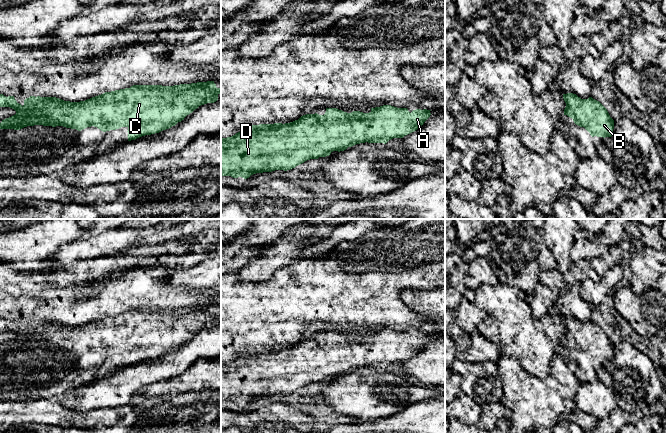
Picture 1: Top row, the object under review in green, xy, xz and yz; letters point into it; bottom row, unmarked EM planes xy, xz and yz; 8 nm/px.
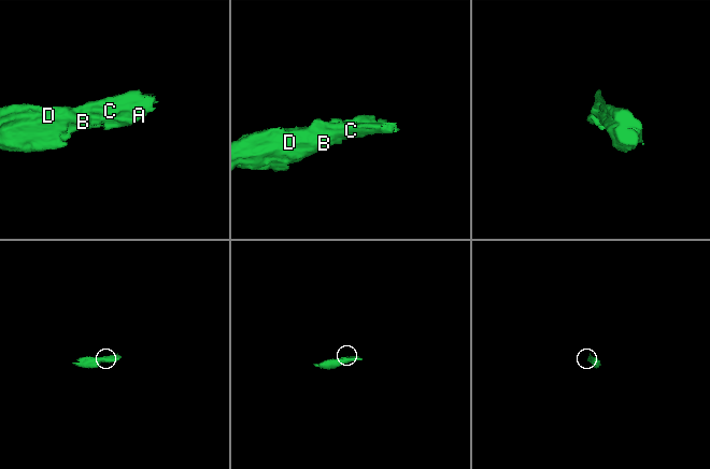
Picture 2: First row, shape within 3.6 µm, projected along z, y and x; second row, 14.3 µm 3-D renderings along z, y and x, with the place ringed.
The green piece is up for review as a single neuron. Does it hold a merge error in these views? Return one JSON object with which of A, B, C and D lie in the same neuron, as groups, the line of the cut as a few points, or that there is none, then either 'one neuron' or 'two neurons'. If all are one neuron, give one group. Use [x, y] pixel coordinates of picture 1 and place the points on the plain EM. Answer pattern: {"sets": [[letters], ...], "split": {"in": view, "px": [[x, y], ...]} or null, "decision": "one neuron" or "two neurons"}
{"sets": [["A", "B", "C", "D"]], "split": null, "decision": "one neuron"}

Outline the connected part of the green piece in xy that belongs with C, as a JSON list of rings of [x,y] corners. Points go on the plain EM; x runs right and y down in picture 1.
[[[214,305],[180,308],[174,310],[133,309],[130,312],[105,316],[101,319],[80,326],[64,325],[56,321],[30,320],[24,324],[23,330],[15,324],[14,320],[6,321],[3,318],[0,318],[0,331],[10,331],[16,335],[15,339],[2,344],[0,347],[0,353],[20,354],[27,350],[43,349],[52,351],[63,350],[81,355],[87,351],[94,350],[101,355],[106,356],[116,354],[121,351],[127,351],[128,365],[131,365],[145,359],[159,357],[175,350],[199,330],[216,326],[220,317],[221,311],[217,312]]]

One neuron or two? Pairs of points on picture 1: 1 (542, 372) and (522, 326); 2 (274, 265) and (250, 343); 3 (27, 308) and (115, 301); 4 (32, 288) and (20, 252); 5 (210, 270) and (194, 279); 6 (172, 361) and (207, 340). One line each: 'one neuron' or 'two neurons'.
1: one neuron
2: two neurons
3: one neuron
4: two neurons
5: one neuron
6: one neuron

